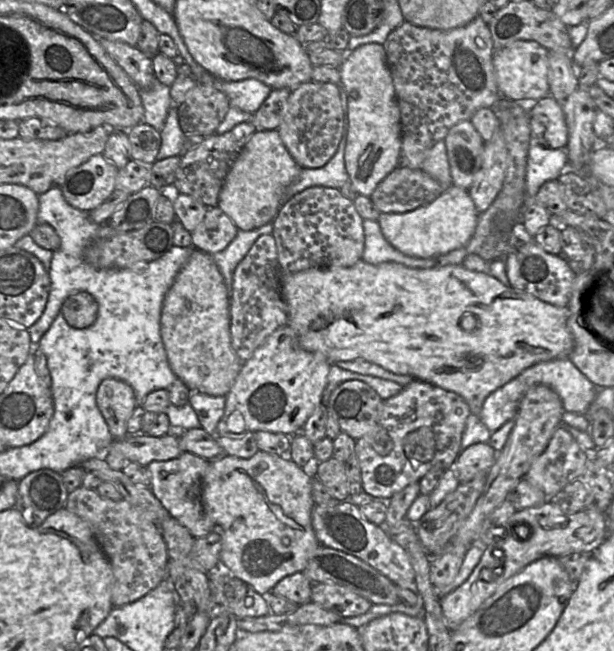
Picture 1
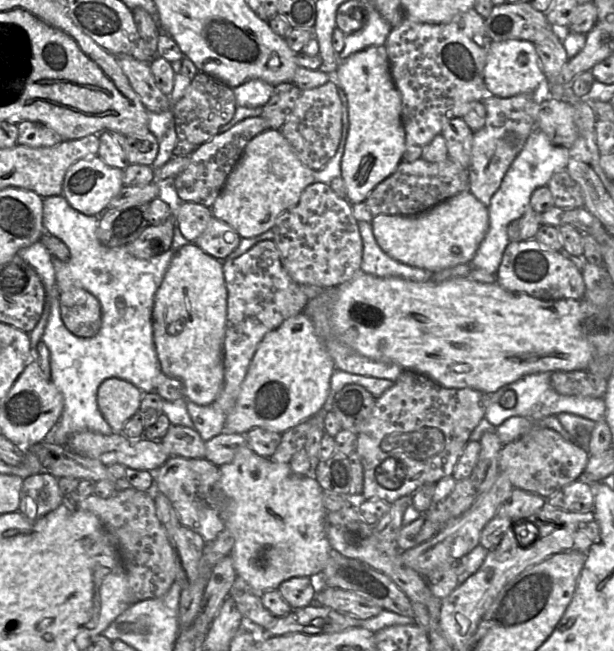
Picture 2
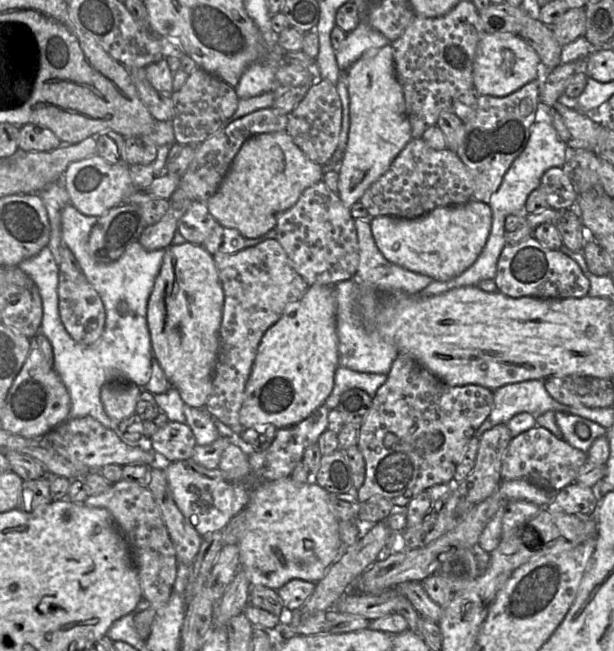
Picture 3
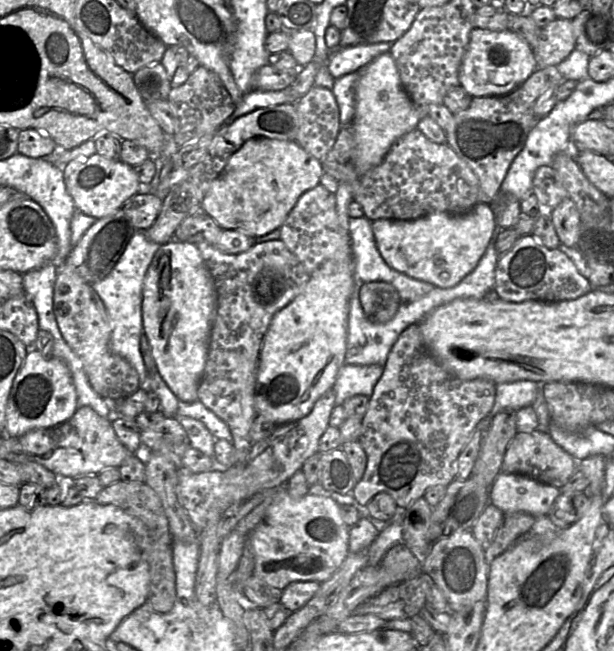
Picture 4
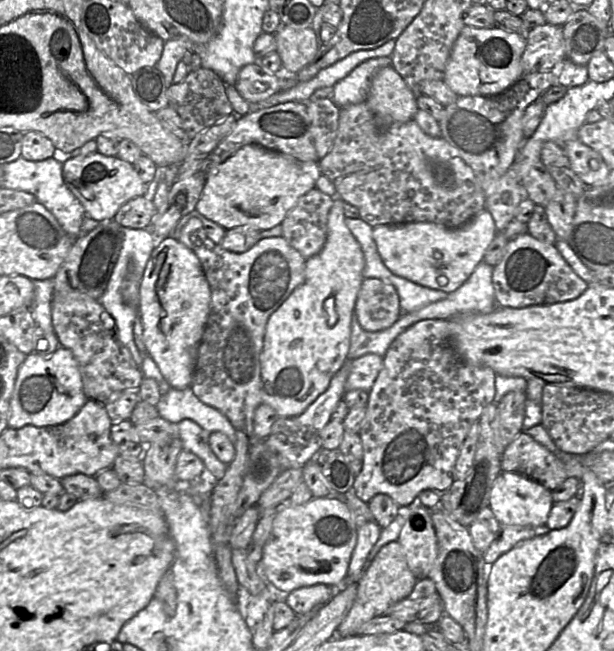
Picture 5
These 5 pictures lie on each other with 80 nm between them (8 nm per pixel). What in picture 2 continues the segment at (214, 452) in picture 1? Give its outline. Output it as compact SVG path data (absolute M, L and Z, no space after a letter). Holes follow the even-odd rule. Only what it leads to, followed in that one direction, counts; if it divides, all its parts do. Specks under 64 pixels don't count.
M171 424L160 441L171 456L205 458L205 441L194 428Z

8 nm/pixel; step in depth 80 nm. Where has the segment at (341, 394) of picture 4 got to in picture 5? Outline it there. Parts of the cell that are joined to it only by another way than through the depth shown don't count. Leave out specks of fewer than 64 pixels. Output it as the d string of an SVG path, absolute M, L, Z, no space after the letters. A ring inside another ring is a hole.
M374 353L352 360L345 391L361 389L369 393L382 370L383 362L384 357Z

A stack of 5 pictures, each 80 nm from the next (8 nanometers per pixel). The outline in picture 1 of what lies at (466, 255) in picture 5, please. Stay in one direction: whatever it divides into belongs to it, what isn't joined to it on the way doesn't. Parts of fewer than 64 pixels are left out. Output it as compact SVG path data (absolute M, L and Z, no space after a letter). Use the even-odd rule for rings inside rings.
M452 185L428 205L405 213L381 213L377 222L395 249L406 256L426 259L465 246L475 232L478 217L468 191Z

